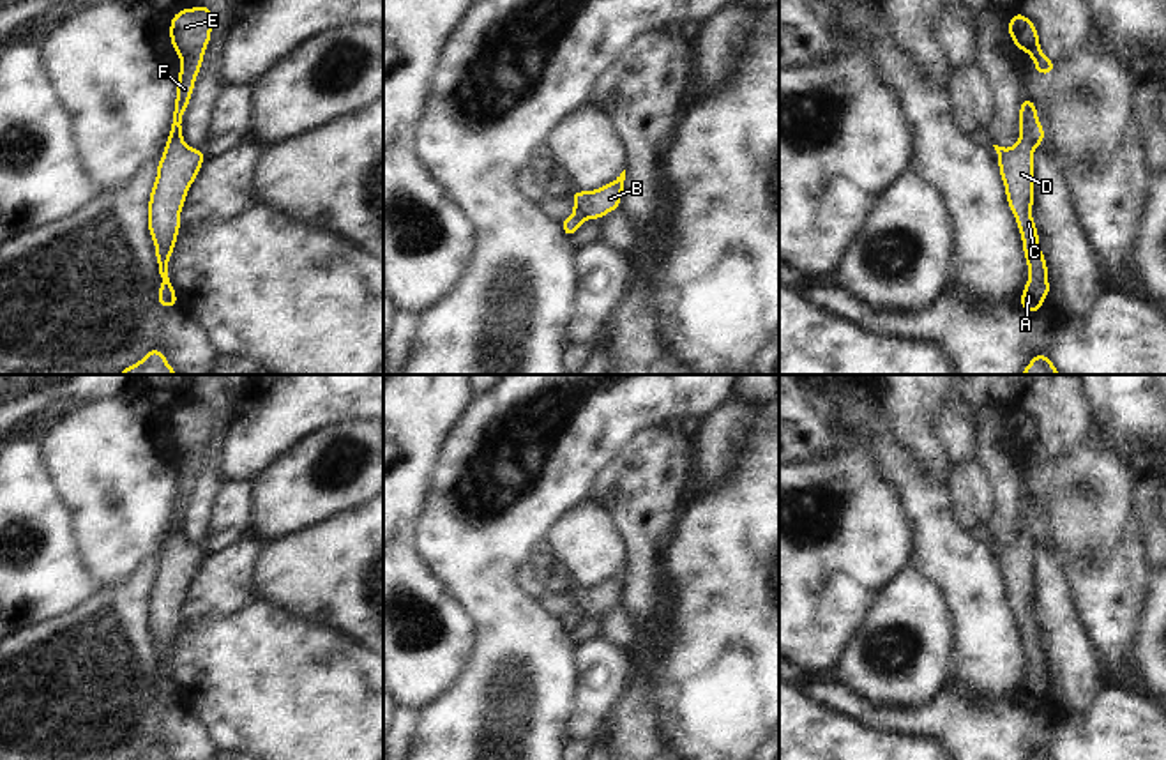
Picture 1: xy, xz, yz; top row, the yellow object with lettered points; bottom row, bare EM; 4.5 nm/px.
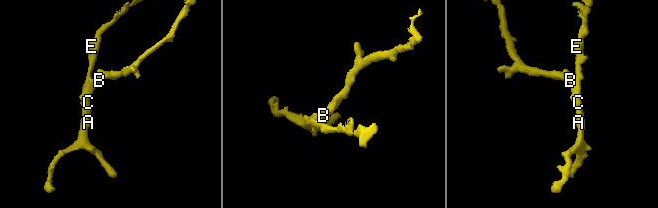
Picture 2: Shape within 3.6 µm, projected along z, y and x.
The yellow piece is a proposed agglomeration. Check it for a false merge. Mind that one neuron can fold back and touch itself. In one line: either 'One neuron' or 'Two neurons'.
One neuron.

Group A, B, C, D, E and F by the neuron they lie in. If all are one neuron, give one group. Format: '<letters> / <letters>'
A B C D E F

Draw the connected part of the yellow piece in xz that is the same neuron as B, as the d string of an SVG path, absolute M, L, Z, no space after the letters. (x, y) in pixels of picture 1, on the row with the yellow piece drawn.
M625 170L615 180L604 184L595 191L571 193L574 203L572 216L560 221L560 228L567 235L567 239L572 239L585 219L599 221L602 216L620 207L624 180Z

